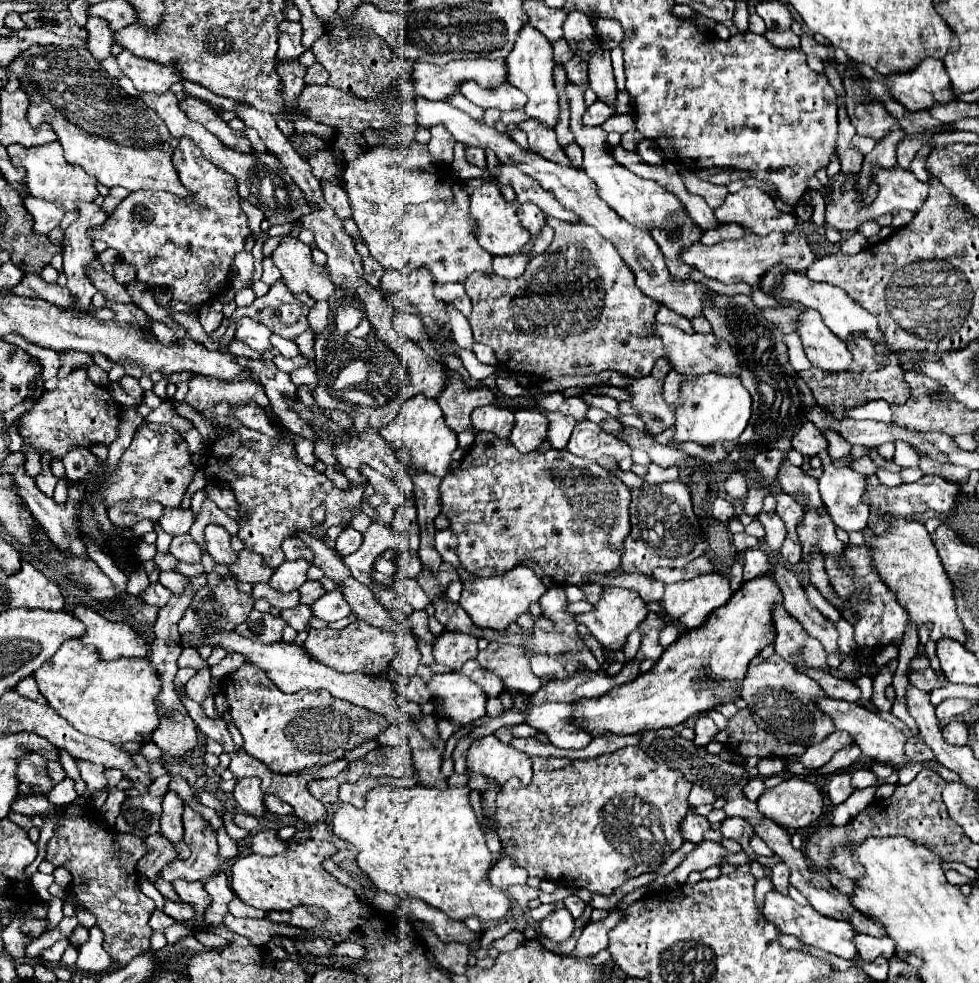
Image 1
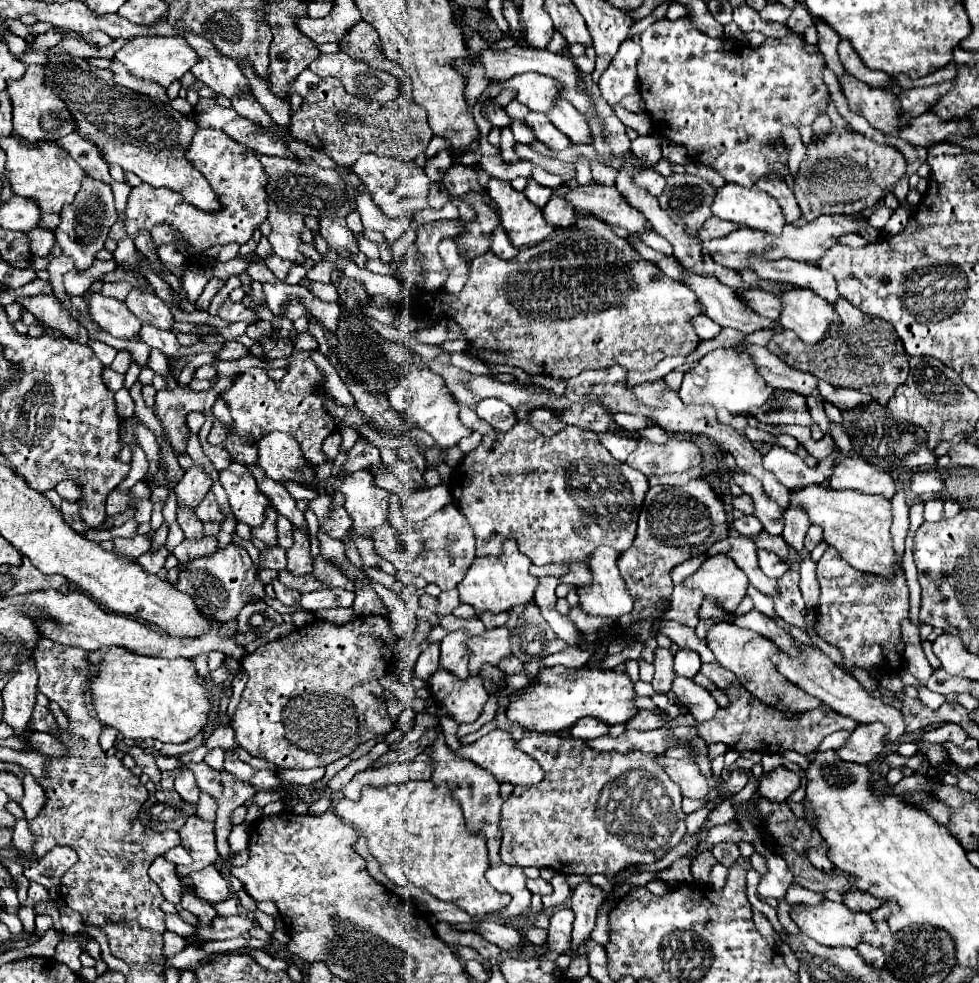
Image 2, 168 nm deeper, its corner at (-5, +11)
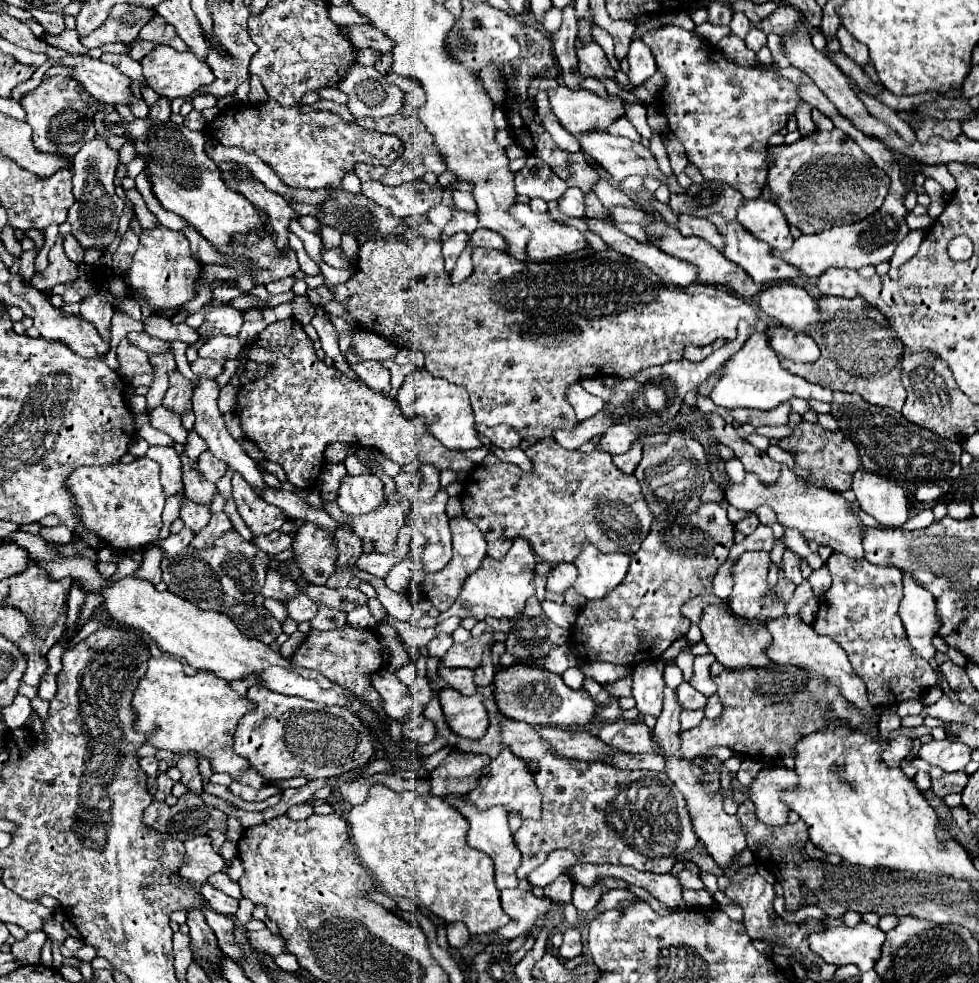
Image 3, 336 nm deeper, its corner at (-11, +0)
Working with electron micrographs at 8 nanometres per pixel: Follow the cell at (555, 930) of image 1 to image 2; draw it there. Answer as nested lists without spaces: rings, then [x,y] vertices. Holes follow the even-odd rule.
[[[568,907],[556,909],[550,917],[550,927],[548,927],[548,941],[546,949],[554,953],[566,953],[570,951],[570,925],[574,921],[574,913]]]

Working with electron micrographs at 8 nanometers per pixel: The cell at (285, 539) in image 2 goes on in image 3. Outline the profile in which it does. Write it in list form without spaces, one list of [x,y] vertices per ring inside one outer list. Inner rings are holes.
[[[280,530],[270,532],[266,536],[254,536],[252,542],[256,544],[256,548],[264,550],[270,556],[276,556],[276,554],[292,548],[292,536],[286,532],[280,532]]]

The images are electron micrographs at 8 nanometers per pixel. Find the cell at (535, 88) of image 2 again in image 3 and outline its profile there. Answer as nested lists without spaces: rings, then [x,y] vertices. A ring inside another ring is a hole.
[[[560,86],[548,90],[548,98],[560,124],[572,134],[604,130],[618,118],[626,116],[624,102],[618,96],[600,98],[588,90],[570,90]]]

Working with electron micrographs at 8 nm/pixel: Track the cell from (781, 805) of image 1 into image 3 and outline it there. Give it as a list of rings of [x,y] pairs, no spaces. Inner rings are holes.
[[[766,766],[748,786],[748,796],[756,806],[758,818],[768,826],[782,826],[788,820],[788,806],[780,800],[784,788],[796,786],[796,772],[786,766]]]

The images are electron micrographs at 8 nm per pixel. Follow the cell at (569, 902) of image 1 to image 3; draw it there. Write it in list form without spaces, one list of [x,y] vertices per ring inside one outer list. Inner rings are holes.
[[[608,890],[602,894],[596,912],[604,912],[610,908],[622,908],[622,906],[632,906],[636,904],[638,898],[630,890]]]

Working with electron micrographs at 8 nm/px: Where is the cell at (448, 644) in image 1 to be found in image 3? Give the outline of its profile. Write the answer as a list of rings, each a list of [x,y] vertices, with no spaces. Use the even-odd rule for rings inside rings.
[[[440,664],[438,674],[448,682],[450,688],[456,688],[464,696],[472,696],[476,692],[474,670],[470,670],[470,668],[446,668]]]

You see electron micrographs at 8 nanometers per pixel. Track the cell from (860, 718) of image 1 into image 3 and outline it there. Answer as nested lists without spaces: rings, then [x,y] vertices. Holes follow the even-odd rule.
[[[782,616],[782,618],[768,620],[768,630],[770,630],[774,640],[766,648],[766,656],[772,662],[776,662],[776,664],[792,664],[792,666],[798,666],[798,668],[804,668],[804,670],[812,670],[812,672],[824,674],[828,680],[832,680],[836,686],[840,686],[840,692],[844,694],[846,700],[850,700],[866,716],[872,714],[872,706],[868,702],[868,694],[866,694],[864,682],[854,676],[852,666],[848,662],[848,656],[844,654],[844,650],[834,640],[830,640],[828,636],[816,634],[814,628],[804,624],[798,616]]]

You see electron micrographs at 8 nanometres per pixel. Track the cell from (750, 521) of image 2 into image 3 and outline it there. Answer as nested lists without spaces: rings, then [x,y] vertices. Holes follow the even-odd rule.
[[[748,512],[748,514],[746,514],[746,518],[742,518],[742,520],[738,520],[738,522],[736,522],[736,530],[748,536],[748,534],[752,534],[752,532],[756,530],[756,526],[758,526],[758,524],[760,524],[760,522],[758,522],[756,512]]]

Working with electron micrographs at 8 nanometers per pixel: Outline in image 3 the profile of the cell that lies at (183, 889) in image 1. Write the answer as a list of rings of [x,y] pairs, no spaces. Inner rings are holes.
[[[208,882],[202,886],[200,894],[204,896],[206,904],[208,904],[214,912],[218,912],[218,914],[234,916],[234,910],[238,910],[238,900],[236,900],[236,898],[226,896],[224,892],[220,892],[220,890],[216,890],[214,886],[210,886]]]

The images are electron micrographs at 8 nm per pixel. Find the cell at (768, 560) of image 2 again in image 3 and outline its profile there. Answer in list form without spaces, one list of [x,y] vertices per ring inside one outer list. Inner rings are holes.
[[[786,550],[784,552],[784,560],[782,560],[782,564],[784,564],[784,574],[786,574],[786,578],[788,580],[792,580],[794,584],[802,584],[802,574],[800,574],[800,556],[796,554],[796,552],[792,552],[792,550]]]

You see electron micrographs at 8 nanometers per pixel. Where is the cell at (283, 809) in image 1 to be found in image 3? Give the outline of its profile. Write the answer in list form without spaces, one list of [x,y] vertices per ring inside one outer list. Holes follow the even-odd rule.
[[[248,768],[240,778],[238,778],[240,784],[246,784],[246,786],[252,786],[252,788],[262,788],[264,786],[264,778],[254,770],[254,768]]]

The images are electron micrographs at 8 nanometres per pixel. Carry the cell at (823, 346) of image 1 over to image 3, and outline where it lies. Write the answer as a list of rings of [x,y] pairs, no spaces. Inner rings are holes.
[[[792,282],[774,284],[760,292],[760,308],[778,324],[792,328],[794,332],[804,332],[818,320],[814,298]]]

